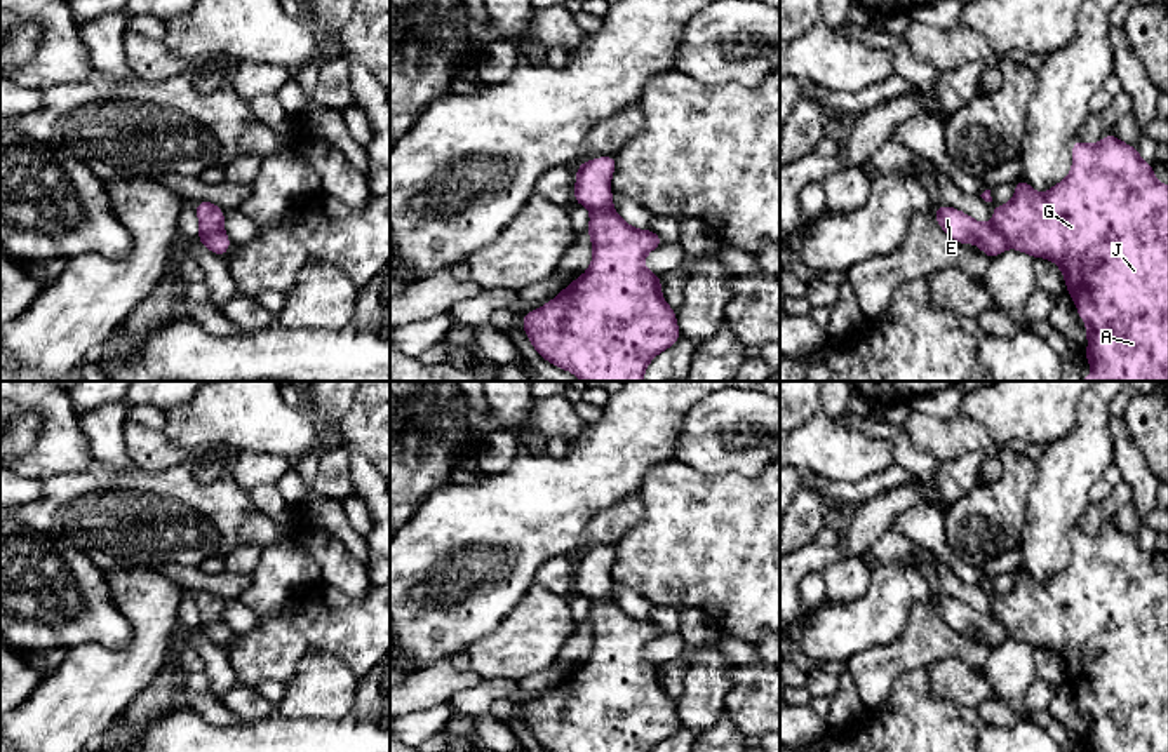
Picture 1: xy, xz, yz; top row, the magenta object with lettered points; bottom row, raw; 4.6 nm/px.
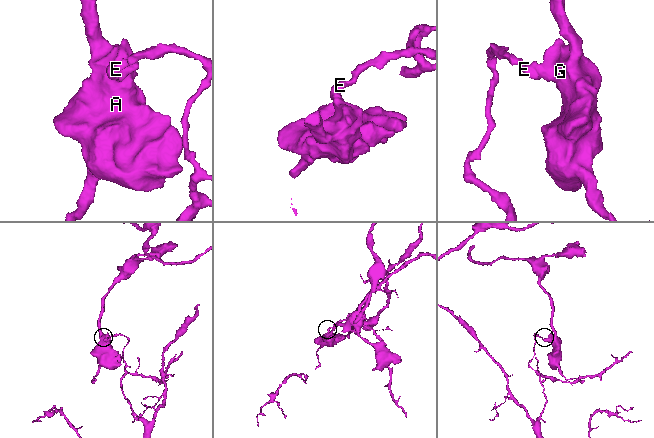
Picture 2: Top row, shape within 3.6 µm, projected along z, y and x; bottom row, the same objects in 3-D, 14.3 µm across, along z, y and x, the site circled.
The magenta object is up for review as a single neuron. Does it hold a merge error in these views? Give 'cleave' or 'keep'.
cleave

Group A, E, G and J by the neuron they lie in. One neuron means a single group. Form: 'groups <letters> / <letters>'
groups A G J / E

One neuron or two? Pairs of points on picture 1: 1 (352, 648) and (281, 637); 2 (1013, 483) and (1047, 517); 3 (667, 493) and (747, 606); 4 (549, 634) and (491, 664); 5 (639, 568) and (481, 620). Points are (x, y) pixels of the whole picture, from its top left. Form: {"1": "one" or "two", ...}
{"1": "one", "2": "two", "3": "one", "4": "one", "5": "two"}

